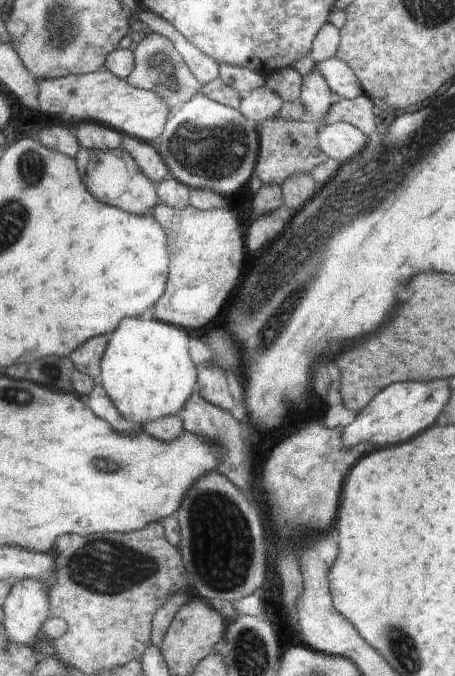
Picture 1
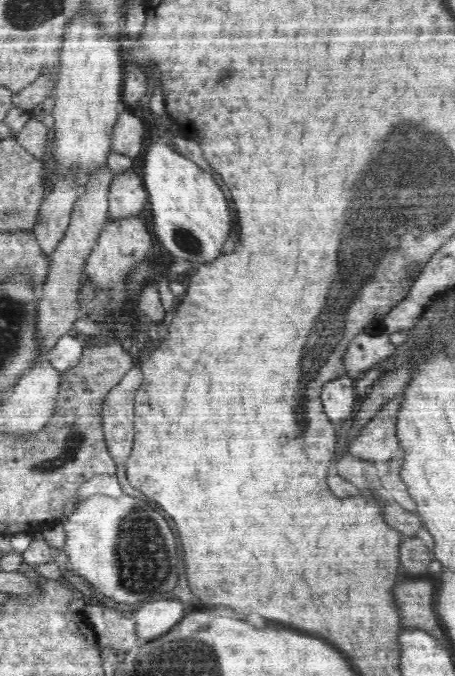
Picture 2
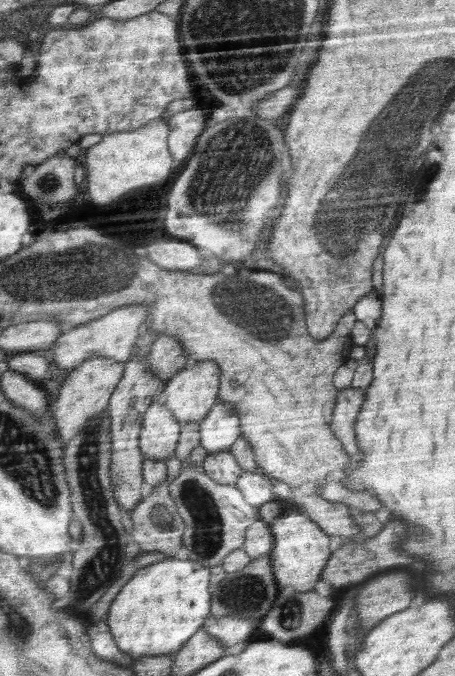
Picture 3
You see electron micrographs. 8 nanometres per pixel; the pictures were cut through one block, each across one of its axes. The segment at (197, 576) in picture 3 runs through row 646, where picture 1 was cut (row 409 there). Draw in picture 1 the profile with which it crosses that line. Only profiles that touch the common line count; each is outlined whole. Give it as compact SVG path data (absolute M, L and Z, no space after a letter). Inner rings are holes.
M151 316L121 320L101 360L100 383L124 418L142 426L183 410L196 384L196 368L188 354L188 340L188 334L178 325Z

